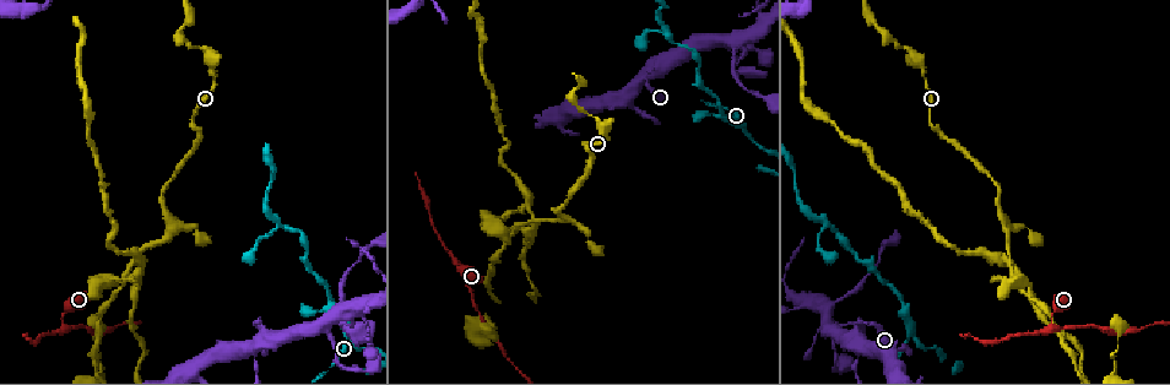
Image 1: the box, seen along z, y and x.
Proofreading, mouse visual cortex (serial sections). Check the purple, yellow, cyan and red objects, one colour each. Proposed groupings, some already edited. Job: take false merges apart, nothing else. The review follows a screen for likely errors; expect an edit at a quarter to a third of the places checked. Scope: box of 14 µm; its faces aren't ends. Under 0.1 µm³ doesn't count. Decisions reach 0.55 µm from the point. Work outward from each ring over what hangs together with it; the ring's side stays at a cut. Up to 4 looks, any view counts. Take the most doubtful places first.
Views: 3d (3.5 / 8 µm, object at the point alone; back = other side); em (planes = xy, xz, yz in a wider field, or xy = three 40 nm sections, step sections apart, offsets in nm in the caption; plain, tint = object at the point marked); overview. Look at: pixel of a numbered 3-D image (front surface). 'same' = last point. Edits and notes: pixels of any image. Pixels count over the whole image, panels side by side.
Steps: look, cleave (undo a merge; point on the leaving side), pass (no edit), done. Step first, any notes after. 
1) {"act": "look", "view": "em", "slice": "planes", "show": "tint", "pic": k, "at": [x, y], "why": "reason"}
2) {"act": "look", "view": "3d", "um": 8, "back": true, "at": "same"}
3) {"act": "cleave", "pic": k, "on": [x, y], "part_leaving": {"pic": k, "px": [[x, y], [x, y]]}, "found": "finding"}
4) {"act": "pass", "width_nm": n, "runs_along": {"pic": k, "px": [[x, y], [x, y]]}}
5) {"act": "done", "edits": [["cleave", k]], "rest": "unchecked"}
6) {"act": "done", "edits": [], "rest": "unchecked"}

{"act": "look", "view": "em", "slice": "planes", "show": "tint", "pic": 1, "at": [454, 262], "why": "sharp bend"}

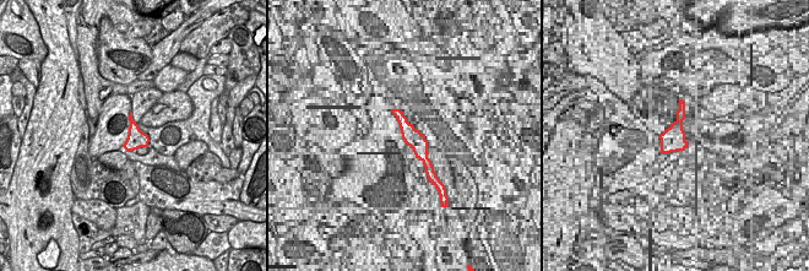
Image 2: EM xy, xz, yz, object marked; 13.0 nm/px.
{"act": "look", "view": "3d", "um": 3.5, "back": true, "at": "same", "why": "wider look"}

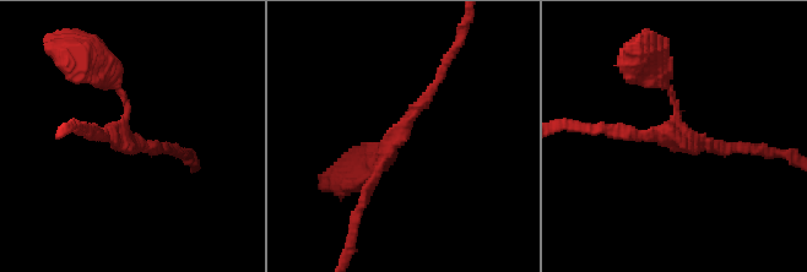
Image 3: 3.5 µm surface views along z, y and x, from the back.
{"act": "pass", "width_nm": 240, "runs_along": {"pic": 3, "px": [[84, 54], [129, 110], [110, 136], [91, 132]]}, "found": "one cell here"}

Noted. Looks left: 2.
{"act": "look", "view": "3d", "um": 3.5, "pic": 1, "at": [254, 362]}

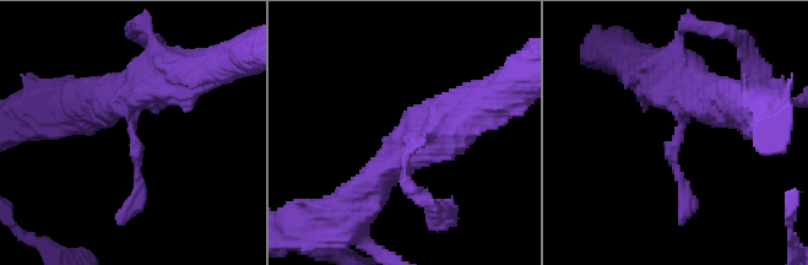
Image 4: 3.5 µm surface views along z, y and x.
{"act": "look", "view": "em", "slice": "xy", "step": 1, "show": "tint", "pic": 4, "at": [132, 129], "arms": 3, "arm_widths_nm": [100, 400, 500], "why": "need the tissue"}

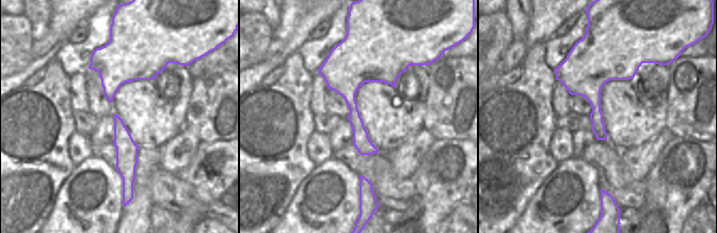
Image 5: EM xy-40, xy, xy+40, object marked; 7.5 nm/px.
{"act": "pass", "found": "one cell here"}

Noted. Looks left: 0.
{"act": "done", "edits": [], "rest": "unchecked"}

